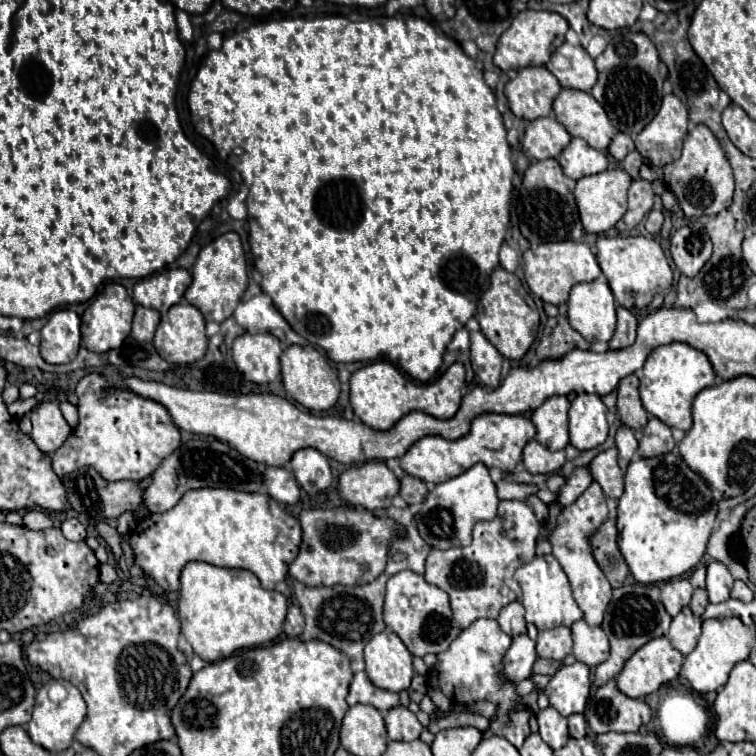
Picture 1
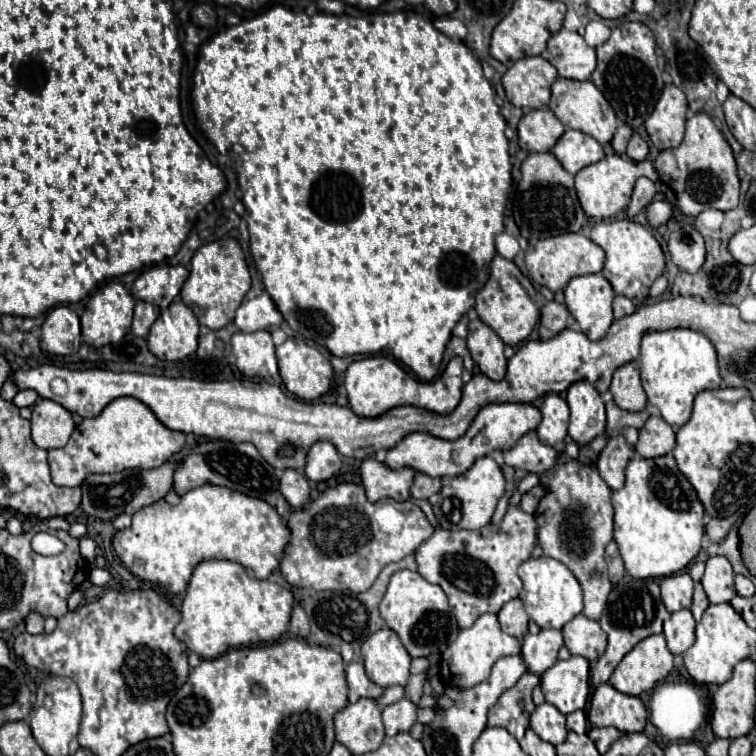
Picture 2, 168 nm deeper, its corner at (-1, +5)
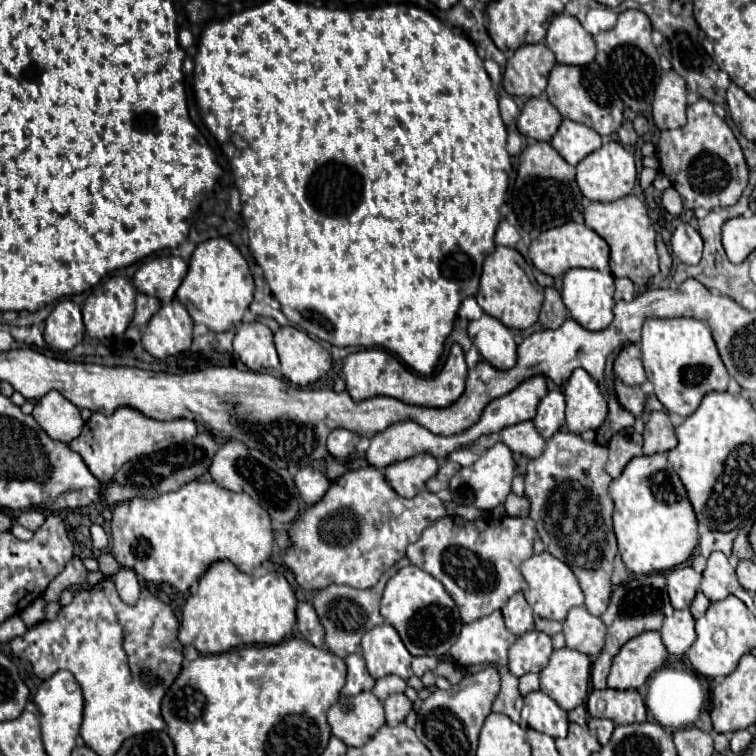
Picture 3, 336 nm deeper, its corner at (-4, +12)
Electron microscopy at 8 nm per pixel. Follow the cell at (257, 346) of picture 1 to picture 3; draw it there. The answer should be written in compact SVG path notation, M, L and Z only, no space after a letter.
M262 322L238 326L234 338L234 352L250 370L282 376L278 354L272 342L272 330Z

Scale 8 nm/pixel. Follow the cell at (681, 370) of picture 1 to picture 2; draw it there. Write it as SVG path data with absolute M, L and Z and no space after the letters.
M667 329L645 333L640 344L638 359L643 389L647 401L659 409L661 417L669 425L683 425L691 417L693 399L699 391L717 389L721 375L717 369L717 353L713 343L693 329Z

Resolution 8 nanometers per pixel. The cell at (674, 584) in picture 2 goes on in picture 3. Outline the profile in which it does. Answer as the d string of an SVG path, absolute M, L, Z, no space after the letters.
M680 566L666 574L666 590L676 610L690 608L698 588L700 588L700 574L694 572L694 568L690 566Z

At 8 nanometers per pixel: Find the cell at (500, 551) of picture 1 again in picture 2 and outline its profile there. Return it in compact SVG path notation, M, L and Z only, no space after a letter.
M513 505L513 507L507 509L501 525L499 523L497 525L485 525L485 527L481 527L477 531L467 531L467 529L445 531L441 527L437 527L435 533L425 543L421 543L421 547L417 547L417 551L415 551L417 573L423 579L427 579L429 583L435 583L435 585L439 585L445 591L445 595L449 599L449 605L455 611L457 625L461 629L467 629L483 613L497 613L509 599L519 597L519 593L523 591L523 583L521 583L521 579L517 575L517 567L525 559L531 557L535 541L537 541L535 517L523 513L517 505Z

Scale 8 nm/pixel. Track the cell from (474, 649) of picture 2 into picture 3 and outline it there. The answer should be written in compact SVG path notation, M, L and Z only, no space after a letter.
M496 610L472 624L464 624L450 656L460 670L476 664L508 664L508 650L518 636L504 626L502 612Z

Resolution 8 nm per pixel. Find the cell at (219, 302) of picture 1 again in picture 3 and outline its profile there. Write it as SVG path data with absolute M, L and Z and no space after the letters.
M212 238L196 246L186 278L182 280L176 298L186 306L194 324L206 324L214 332L224 332L242 320L244 310L252 302L254 280L248 262L228 238Z

